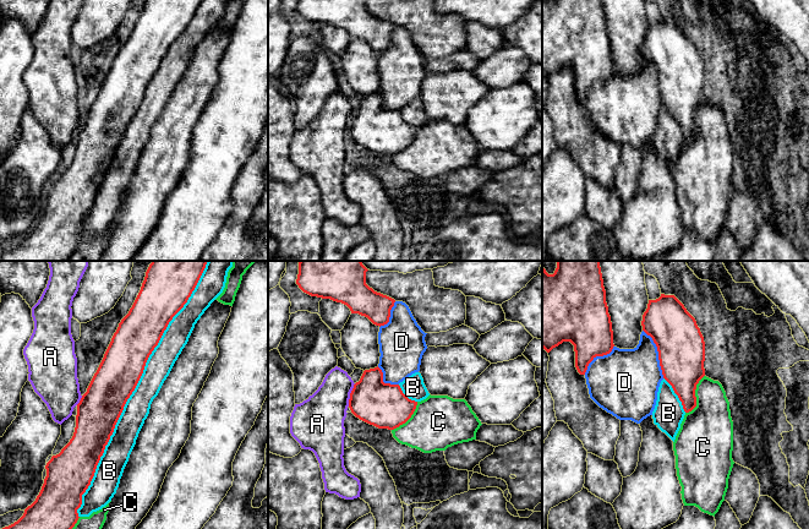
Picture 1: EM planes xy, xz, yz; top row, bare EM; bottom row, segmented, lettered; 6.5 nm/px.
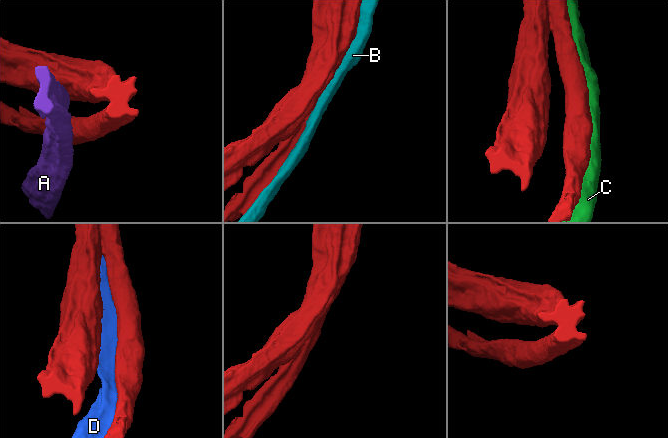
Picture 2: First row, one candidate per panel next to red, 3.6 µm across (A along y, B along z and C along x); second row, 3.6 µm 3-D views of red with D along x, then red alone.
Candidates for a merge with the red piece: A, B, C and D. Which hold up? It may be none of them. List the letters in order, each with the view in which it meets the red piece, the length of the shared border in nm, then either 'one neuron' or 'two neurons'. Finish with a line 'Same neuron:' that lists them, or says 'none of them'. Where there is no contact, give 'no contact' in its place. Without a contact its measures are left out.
A: xz | 160 nm | two neurons
B: xy | 1900 nm | one neuron
C: yz | 280 nm | two neurons
D: yz | 340 nm | two neurons
Same neuron: B

